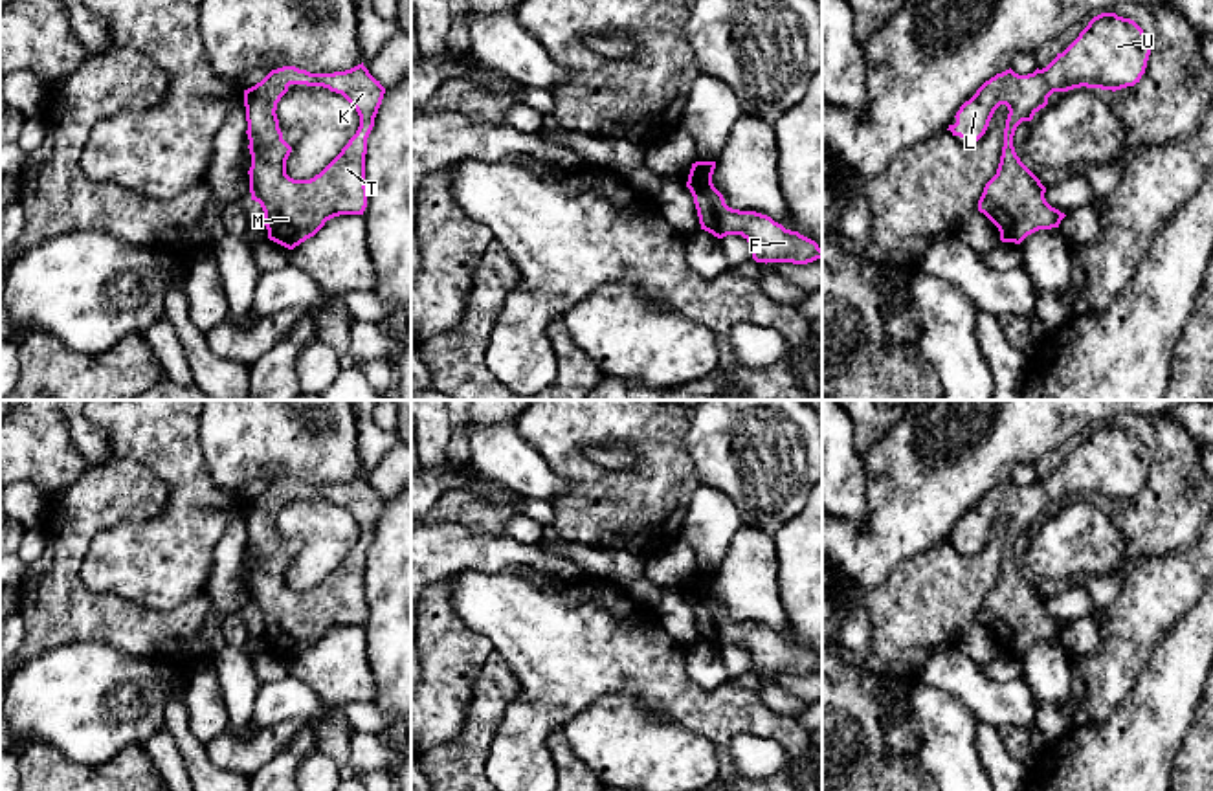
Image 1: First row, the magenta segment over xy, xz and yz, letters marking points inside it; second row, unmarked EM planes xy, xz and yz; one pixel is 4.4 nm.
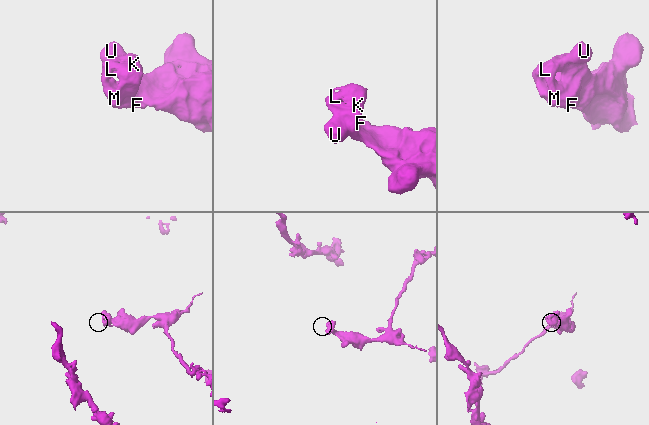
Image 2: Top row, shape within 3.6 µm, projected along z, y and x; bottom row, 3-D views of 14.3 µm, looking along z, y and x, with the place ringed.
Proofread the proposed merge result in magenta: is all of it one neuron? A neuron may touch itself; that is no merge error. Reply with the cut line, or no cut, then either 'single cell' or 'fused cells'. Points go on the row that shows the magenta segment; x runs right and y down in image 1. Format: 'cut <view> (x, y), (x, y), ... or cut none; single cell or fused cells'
cut none; single cell

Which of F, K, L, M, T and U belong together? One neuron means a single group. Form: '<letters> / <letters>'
F K L M T U

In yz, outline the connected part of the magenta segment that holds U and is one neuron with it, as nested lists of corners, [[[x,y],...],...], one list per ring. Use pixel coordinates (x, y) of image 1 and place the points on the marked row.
[[[1101,13],[1046,68],[1028,75],[1018,75],[1011,68],[996,73],[960,106],[956,123],[947,130],[963,138],[967,145],[985,134],[1000,105],[1009,110],[996,174],[978,200],[978,211],[998,228],[1002,242],[1020,244],[1039,229],[1059,228],[1066,217],[1046,202],[1046,187],[1017,156],[1017,127],[1031,121],[1053,92],[1081,86],[1116,92],[1134,86],[1145,73],[1149,55],[1149,39],[1134,20]]]

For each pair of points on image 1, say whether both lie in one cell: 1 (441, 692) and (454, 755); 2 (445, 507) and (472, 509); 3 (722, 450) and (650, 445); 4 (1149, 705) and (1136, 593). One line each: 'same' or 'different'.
1: different
2: same
3: different
4: different

